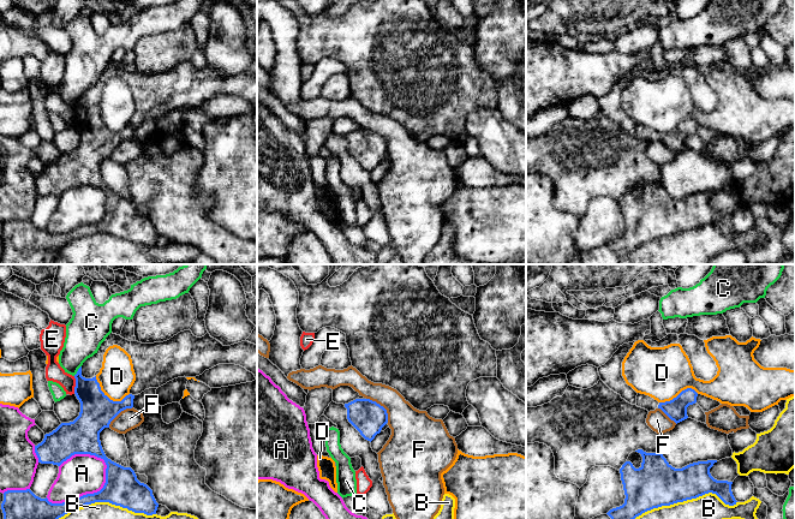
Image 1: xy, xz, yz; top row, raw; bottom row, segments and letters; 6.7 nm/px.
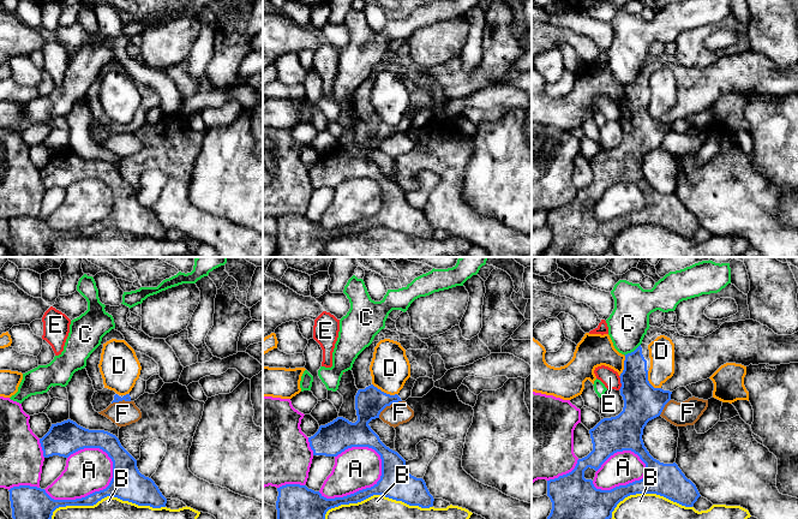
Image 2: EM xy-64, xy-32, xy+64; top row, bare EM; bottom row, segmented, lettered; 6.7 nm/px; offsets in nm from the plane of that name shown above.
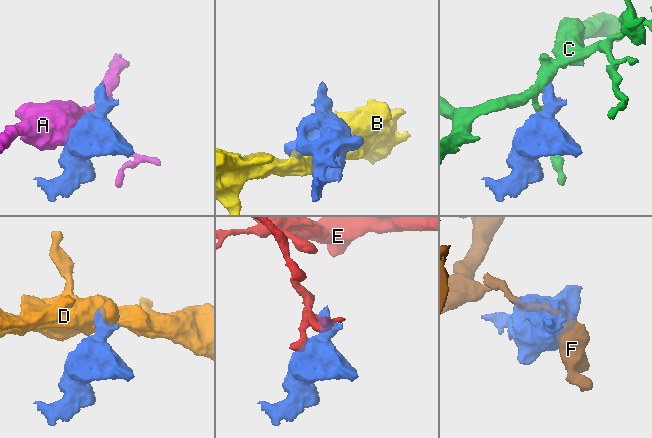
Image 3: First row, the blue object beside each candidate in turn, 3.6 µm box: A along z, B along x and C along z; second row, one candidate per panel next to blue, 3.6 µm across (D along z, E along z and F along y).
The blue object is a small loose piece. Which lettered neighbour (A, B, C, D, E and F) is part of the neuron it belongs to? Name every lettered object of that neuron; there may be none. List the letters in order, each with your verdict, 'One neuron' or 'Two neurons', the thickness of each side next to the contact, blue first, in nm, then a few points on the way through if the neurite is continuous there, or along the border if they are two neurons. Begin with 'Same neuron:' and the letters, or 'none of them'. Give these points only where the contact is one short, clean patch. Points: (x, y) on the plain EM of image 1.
Same neuron: none of them
A: Two neurons. Thickness 240 nm (blue) against 280 nm
B: Two neurons. Thickness 300 nm (blue) against 380 nm
C: Two neurons. Thickness 190 nm (blue) against 260 nm. Boundary: xy (81, 96), (73, 106)
D: Two neurons. Thickness 220 nm (blue) against 240 nm
E: Two neurons. Thickness 220 nm (blue) against 120 nm
F: Two neurons. Thickness 220 nm (blue) against 280 nm

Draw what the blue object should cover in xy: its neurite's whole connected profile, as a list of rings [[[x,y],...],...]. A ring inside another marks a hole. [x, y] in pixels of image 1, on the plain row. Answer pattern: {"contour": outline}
{"contour": [[[82,97],[74,106],[76,118],[74,125],[80,133],[79,147],[70,154],[61,154],[55,161],[44,166],[41,174],[35,177],[35,184],[41,195],[53,195],[60,197],[64,192],[74,185],[90,185],[104,191],[106,214],[103,219],[94,225],[86,225],[68,233],[52,234],[48,229],[36,227],[30,220],[26,221],[7,221],[4,223],[1,240],[4,244],[0,264],[53,264],[55,253],[59,249],[67,245],[74,239],[79,239],[95,233],[109,233],[122,239],[127,239],[135,244],[144,244],[147,246],[156,245],[159,234],[156,233],[153,221],[137,210],[131,198],[124,198],[108,190],[102,180],[100,163],[104,159],[109,159],[110,153],[124,141],[133,138],[135,126],[128,125],[121,132],[110,131],[100,118],[96,107],[85,109],[82,107]]]}

